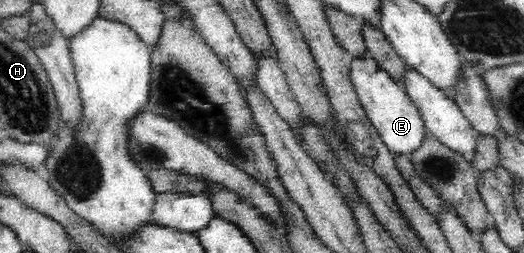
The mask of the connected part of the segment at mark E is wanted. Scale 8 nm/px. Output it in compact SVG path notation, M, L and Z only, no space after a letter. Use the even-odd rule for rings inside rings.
M356 55L355 58L352 58L350 80L355 87L365 114L377 129L387 148L394 155L410 155L411 152L415 152L426 136L424 120L403 85L387 75L387 72L383 71L375 62L375 59L367 58L366 55Z

